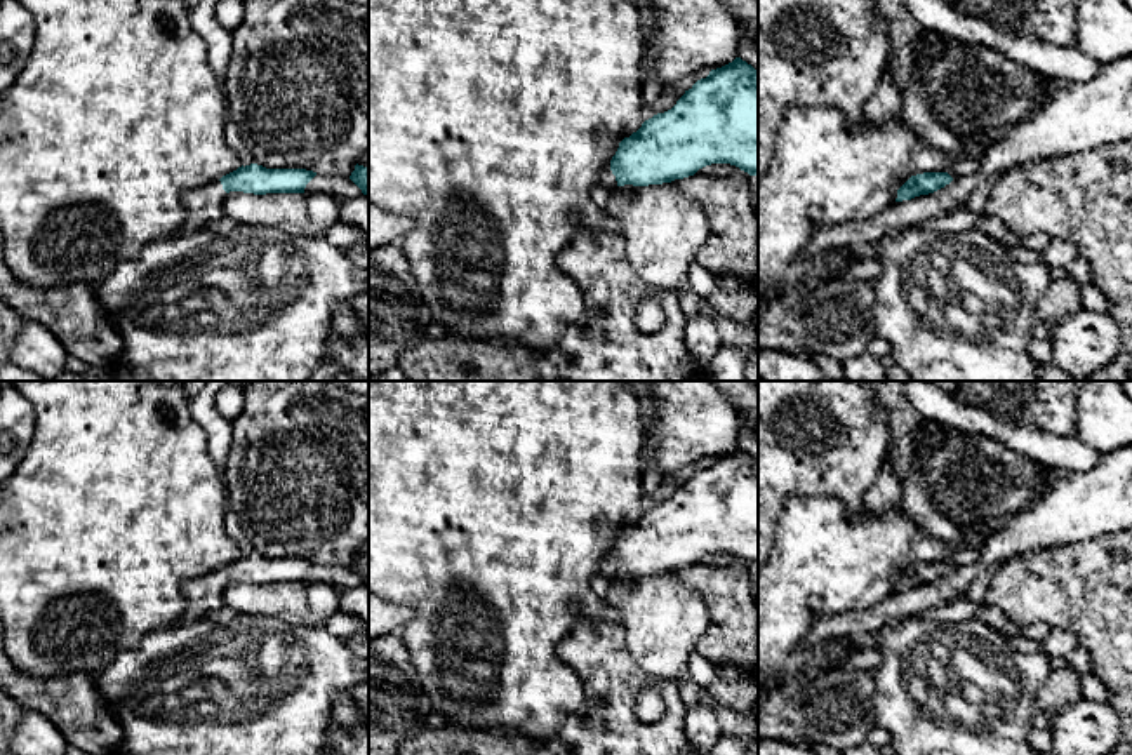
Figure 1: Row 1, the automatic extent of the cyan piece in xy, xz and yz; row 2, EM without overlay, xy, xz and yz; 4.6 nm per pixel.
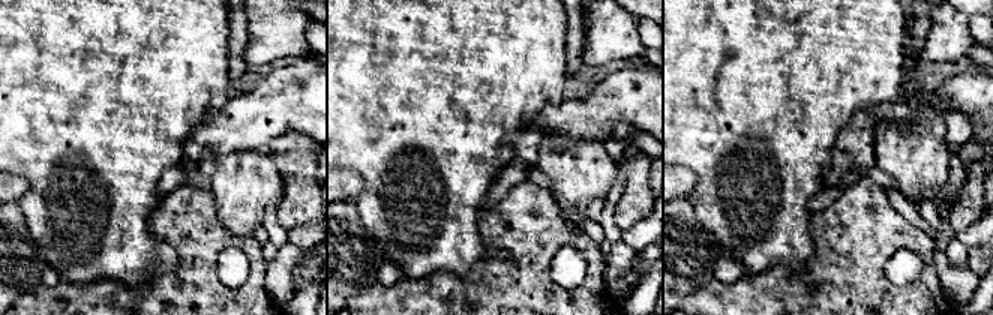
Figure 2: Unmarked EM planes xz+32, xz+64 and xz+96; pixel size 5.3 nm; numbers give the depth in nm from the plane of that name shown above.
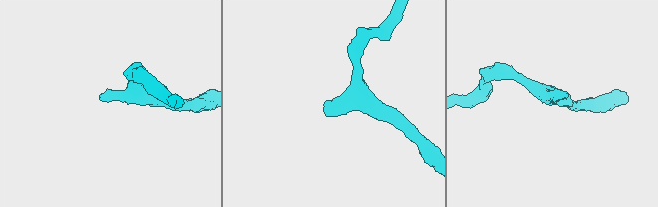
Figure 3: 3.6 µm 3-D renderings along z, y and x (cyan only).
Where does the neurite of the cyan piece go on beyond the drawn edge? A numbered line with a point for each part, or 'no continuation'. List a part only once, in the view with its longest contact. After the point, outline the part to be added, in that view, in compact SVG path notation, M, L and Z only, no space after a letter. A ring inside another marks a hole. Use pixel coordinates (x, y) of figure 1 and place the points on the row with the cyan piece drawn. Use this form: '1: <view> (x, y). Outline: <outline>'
1: xz (607, 180). Outline: M605 170L600 174L600 184L614 190L617 186L616 176L612 174L612 170Z

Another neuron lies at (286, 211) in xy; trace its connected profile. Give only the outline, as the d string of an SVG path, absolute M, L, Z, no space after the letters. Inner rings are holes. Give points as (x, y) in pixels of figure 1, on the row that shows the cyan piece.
M230 191L224 197L223 210L238 224L299 231L308 223L308 197L304 193Z

